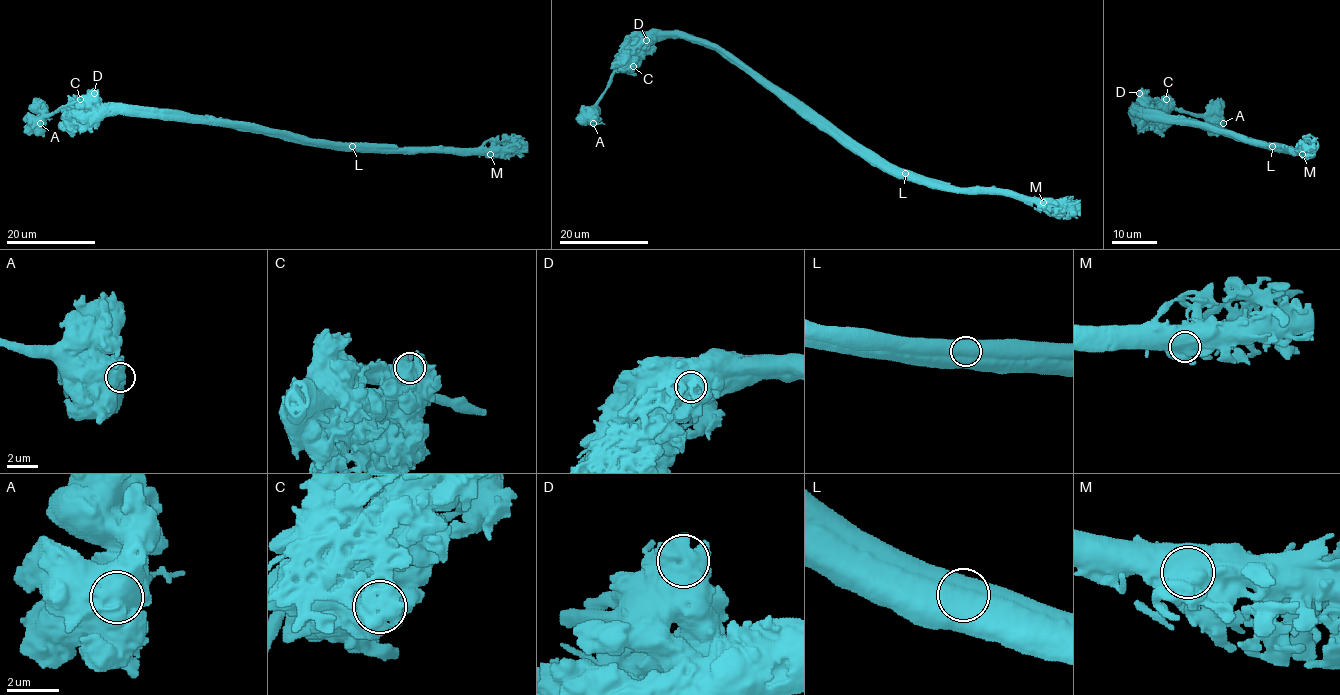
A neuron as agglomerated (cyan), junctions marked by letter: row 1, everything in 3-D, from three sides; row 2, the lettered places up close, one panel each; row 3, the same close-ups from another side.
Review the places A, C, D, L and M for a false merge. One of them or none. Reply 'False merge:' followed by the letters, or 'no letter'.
False merge: L

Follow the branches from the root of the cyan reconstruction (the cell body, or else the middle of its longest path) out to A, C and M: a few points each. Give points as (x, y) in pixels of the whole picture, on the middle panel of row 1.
A: (636, 37), (626, 51), (626, 61), (614, 73), (599, 100), (597, 119), (593, 123)
C: (636, 37), (637, 62), (633, 66)
M: (636, 37), (695, 36), (706, 40), (894, 166), (953, 187), (1007, 189), (1036, 197), (1043, 202)

